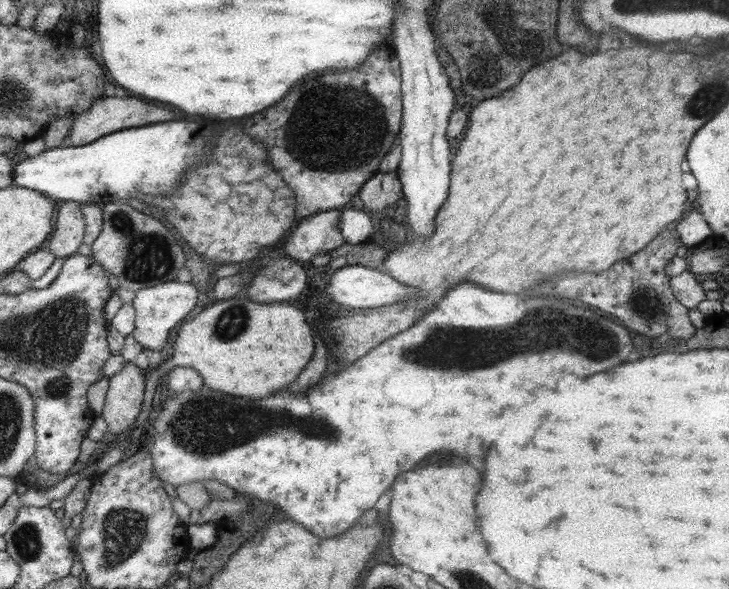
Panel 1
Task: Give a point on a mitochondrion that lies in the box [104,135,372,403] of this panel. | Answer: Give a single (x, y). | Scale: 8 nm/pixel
(149, 256)

